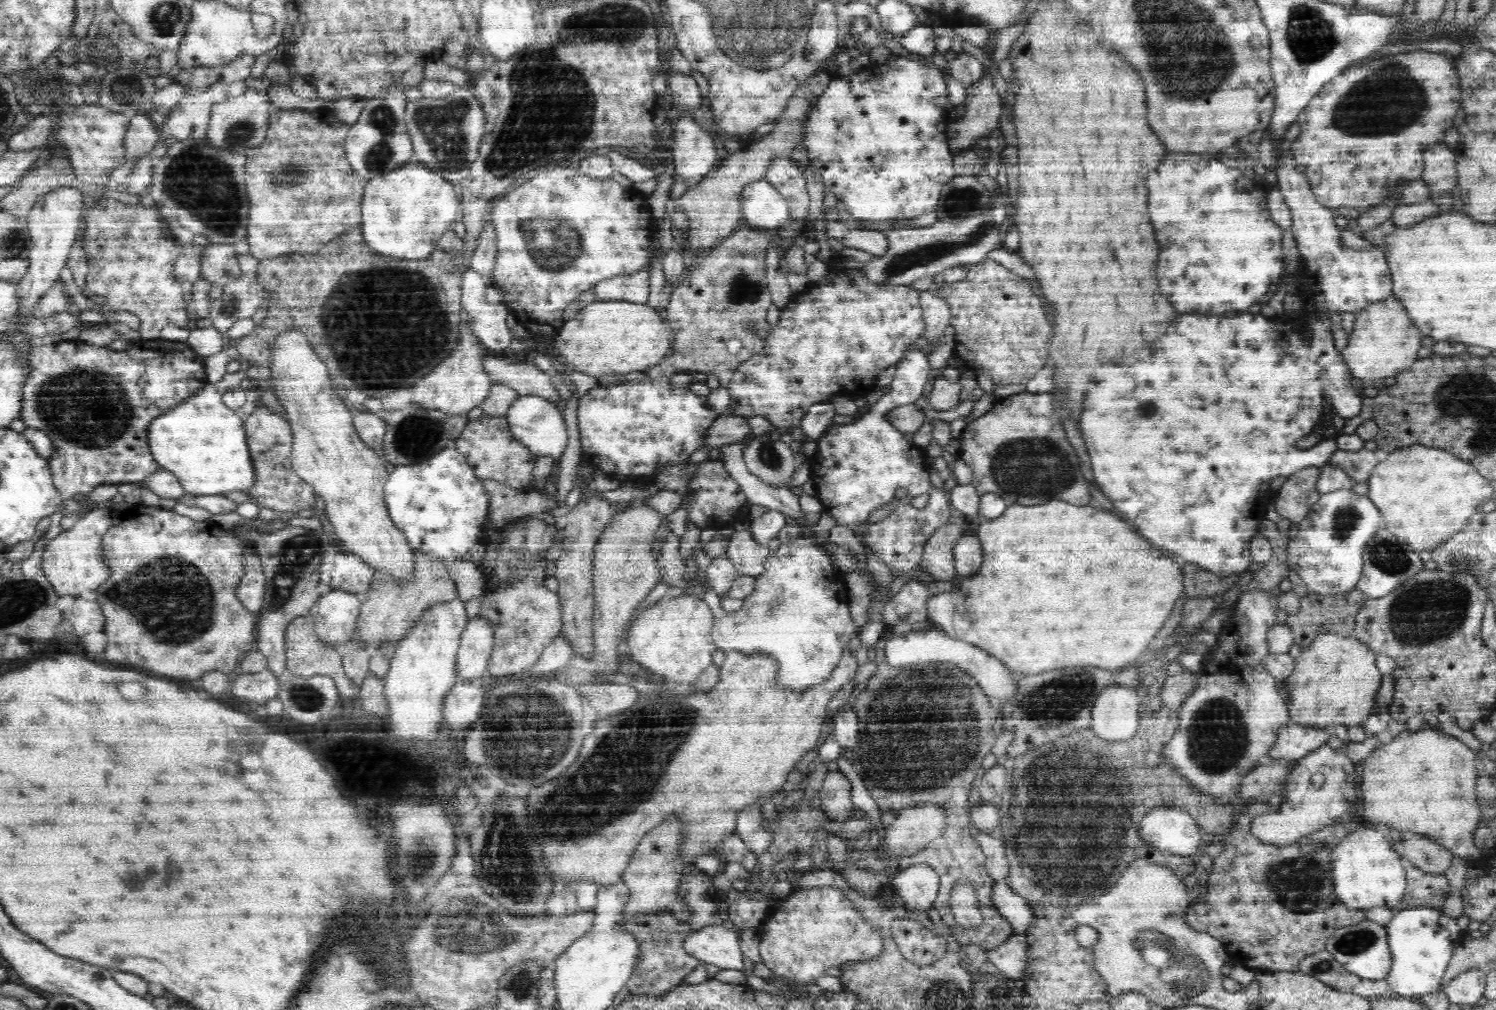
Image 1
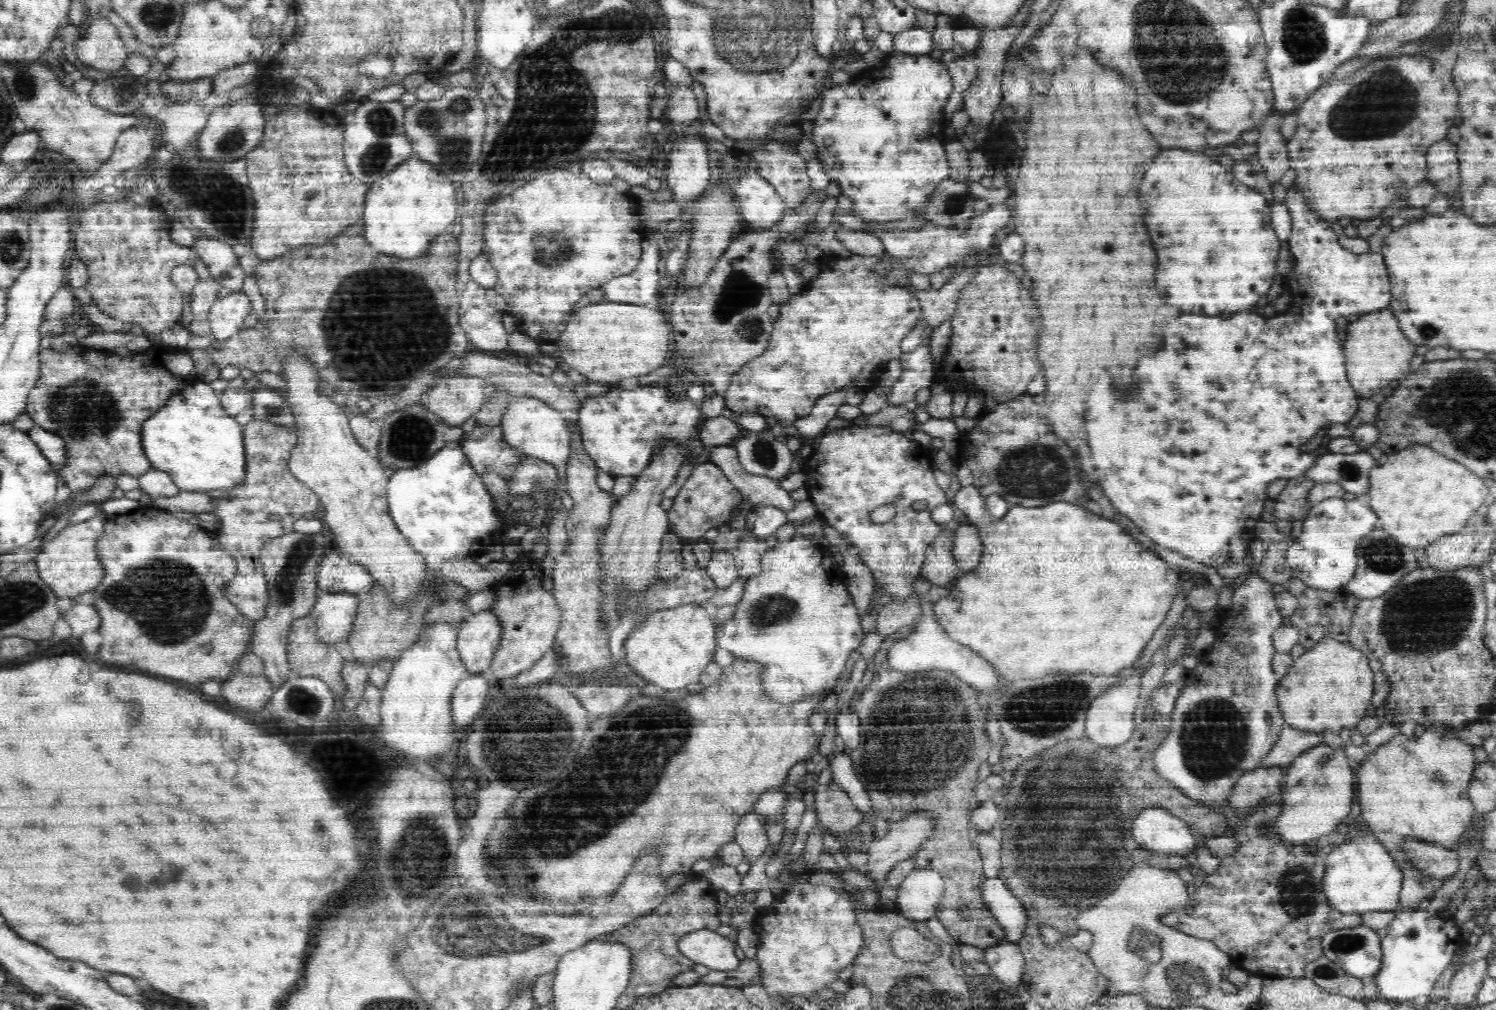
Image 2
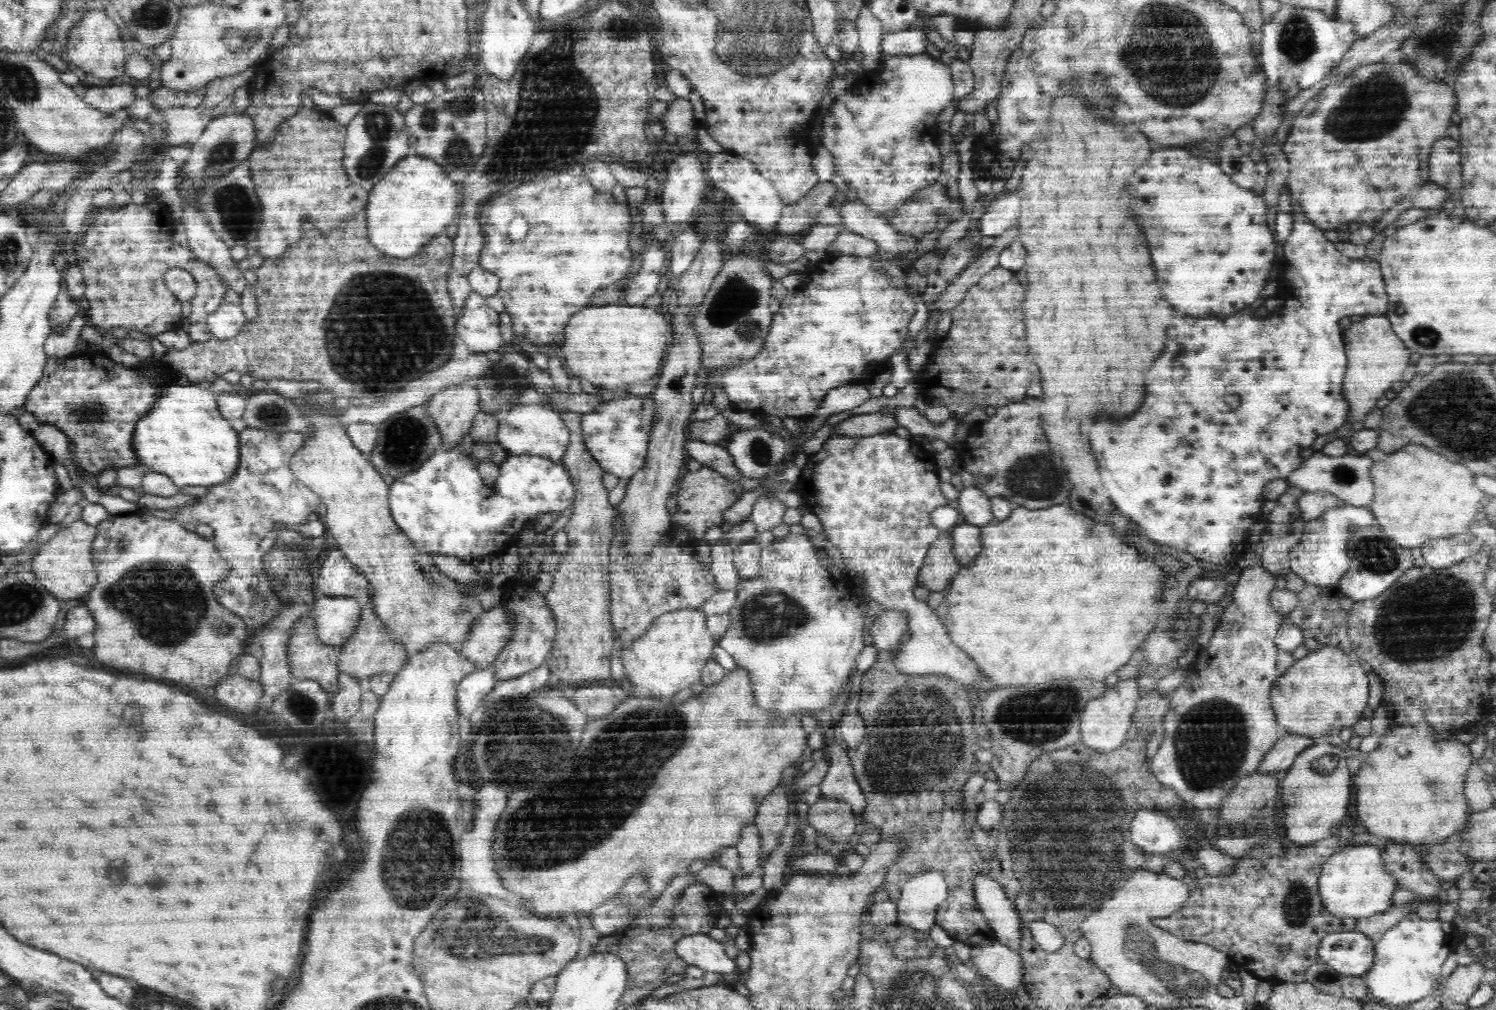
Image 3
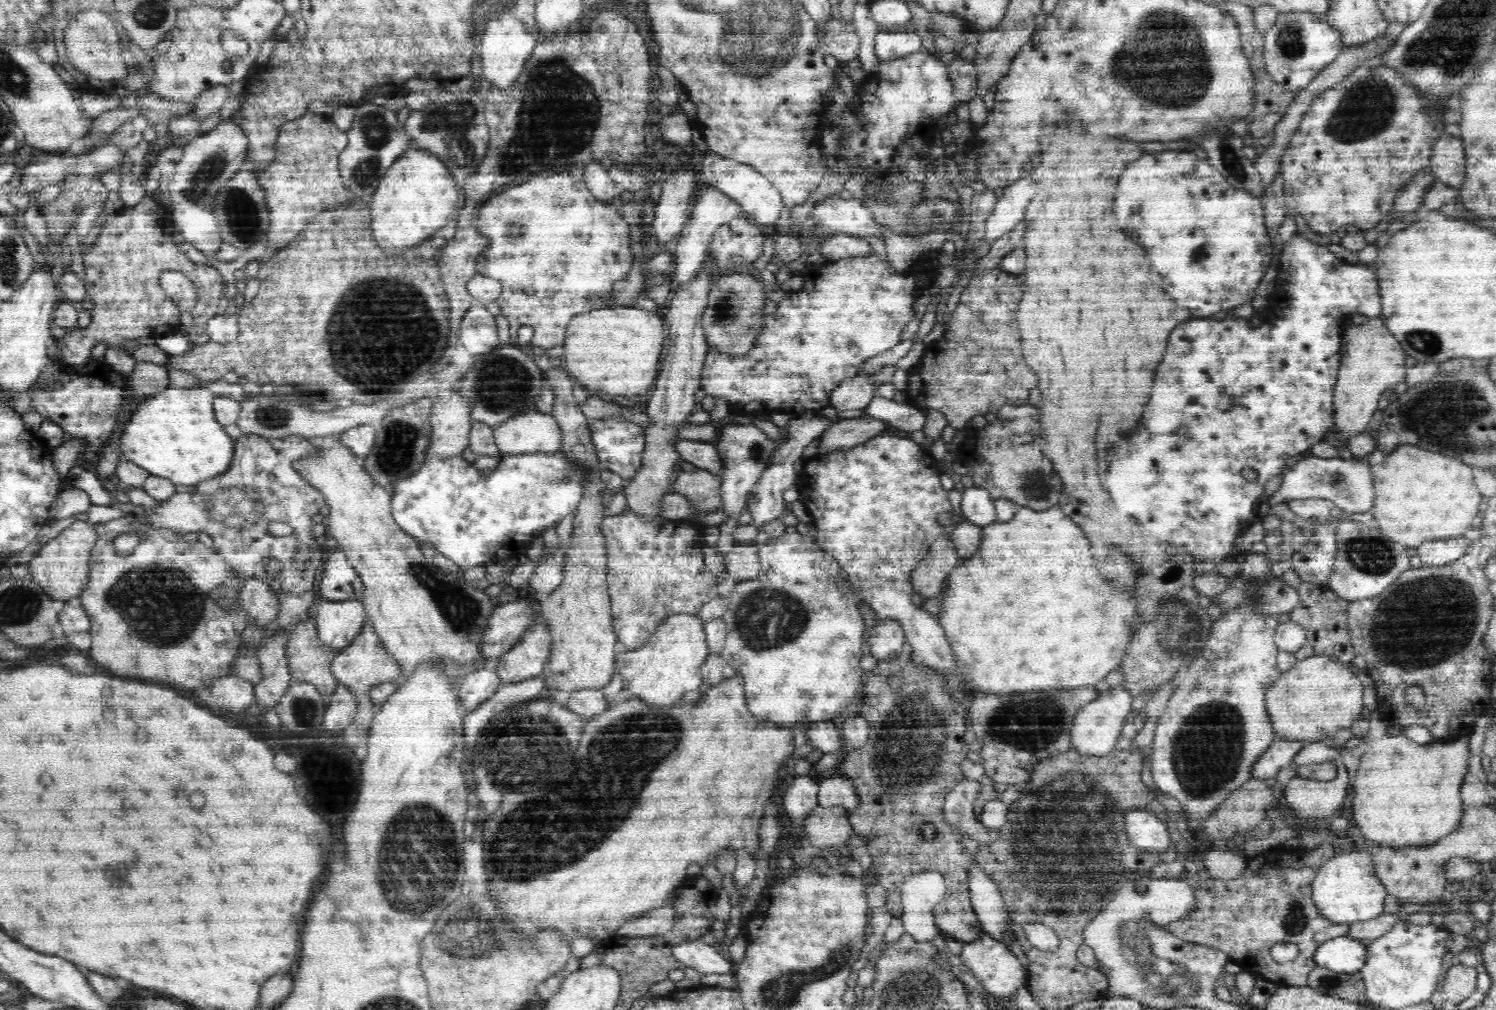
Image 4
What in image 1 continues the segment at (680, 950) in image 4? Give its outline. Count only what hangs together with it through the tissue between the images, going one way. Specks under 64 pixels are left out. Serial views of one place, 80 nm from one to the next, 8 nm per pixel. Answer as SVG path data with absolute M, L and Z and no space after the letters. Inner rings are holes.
M719 924L706 925L692 931L684 939L683 948L690 956L698 957L701 963L714 964L733 972L744 970L744 956L738 946L738 934Z

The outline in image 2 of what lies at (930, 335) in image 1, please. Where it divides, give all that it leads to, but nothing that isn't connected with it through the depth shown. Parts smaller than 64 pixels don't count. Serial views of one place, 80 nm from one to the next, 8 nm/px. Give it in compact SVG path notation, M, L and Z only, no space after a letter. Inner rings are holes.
M973 263L964 265L940 290L911 290L920 301L928 325L936 328L954 314L955 300L959 292L972 280L977 268Z

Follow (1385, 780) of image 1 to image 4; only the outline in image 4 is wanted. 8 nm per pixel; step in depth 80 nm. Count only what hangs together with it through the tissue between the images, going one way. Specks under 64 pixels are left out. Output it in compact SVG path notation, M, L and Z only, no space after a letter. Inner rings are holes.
M1403 735L1386 736L1381 740L1370 741L1352 785L1354 789L1352 818L1358 824L1360 832L1364 832L1364 838L1372 840L1362 843L1380 847L1390 846L1390 848L1423 847L1436 844L1457 831L1461 826L1461 816L1465 810L1461 788L1469 770L1468 760L1471 758L1468 743L1468 736L1437 740L1428 746L1414 744Z

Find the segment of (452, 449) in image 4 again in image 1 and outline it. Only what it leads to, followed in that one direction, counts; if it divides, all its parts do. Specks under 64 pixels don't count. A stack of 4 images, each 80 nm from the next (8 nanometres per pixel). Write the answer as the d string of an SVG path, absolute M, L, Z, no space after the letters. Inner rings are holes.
M462 326L462 334L459 337L459 346L454 350L450 357L447 357L441 364L434 367L432 372L426 374L424 380L416 381L410 387L411 398L414 404L423 406L429 410L441 410L446 414L458 416L466 414L474 408L478 408L489 395L490 387L493 382L490 380L489 373L485 371L486 352L482 347L482 342L477 336L472 336L466 326Z

